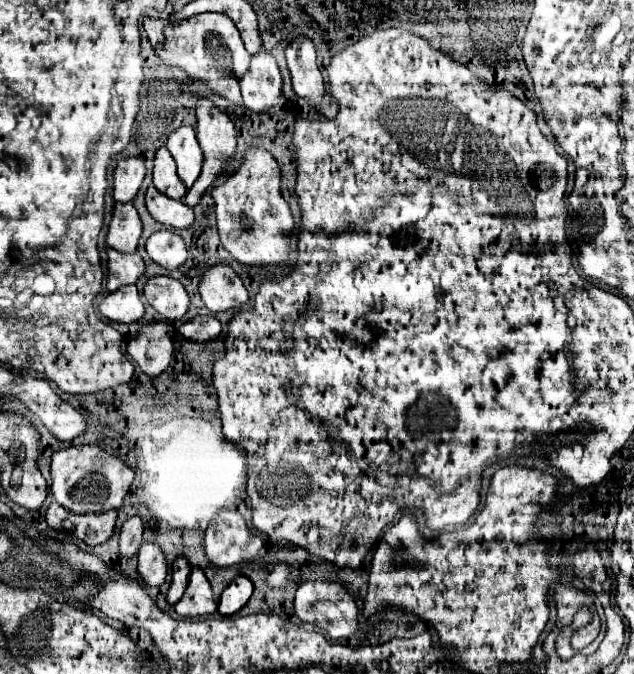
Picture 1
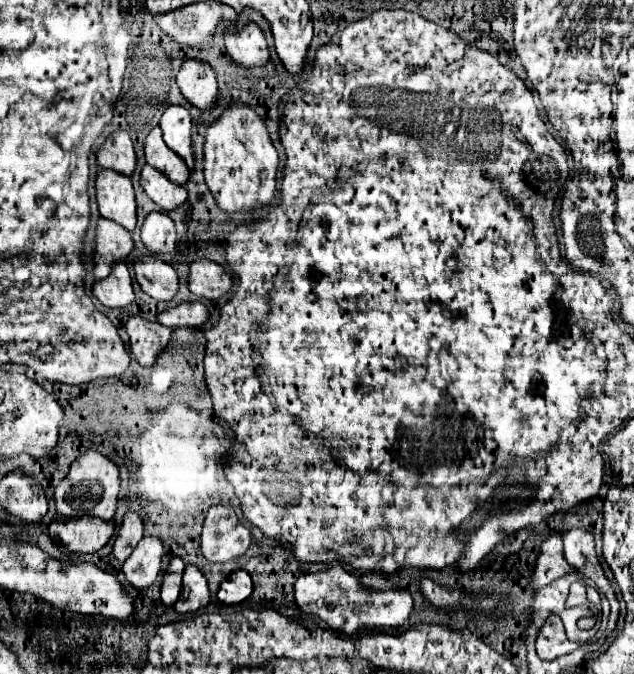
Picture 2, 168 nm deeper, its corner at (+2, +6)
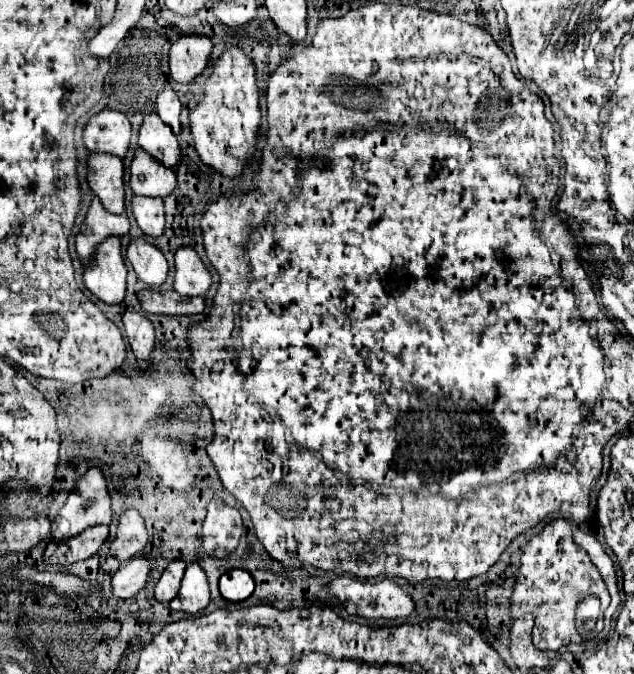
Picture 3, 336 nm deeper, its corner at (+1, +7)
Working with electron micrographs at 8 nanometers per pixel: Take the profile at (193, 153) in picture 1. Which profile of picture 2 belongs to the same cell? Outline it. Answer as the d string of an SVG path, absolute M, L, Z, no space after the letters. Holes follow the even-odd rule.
M170 105L164 115L162 115L162 125L160 125L162 133L164 133L164 141L166 145L178 153L186 165L192 169L194 167L194 155L192 155L192 123L190 123L190 113L188 109L180 107L180 105Z

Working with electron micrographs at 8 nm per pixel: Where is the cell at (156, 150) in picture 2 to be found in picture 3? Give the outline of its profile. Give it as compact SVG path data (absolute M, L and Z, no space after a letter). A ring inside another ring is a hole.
M153 112L143 120L139 146L157 162L167 168L177 168L181 164L181 148L169 126Z

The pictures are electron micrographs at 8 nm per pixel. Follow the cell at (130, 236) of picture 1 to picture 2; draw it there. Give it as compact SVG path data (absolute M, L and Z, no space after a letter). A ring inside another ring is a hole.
M100 169L96 175L96 201L102 217L132 231L136 227L136 201L128 175Z

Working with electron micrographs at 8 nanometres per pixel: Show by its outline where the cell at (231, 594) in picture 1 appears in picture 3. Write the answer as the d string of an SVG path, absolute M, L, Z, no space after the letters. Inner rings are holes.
M241 568L225 572L219 580L219 592L229 602L241 602L241 600L249 598L253 588L255 588L253 576Z

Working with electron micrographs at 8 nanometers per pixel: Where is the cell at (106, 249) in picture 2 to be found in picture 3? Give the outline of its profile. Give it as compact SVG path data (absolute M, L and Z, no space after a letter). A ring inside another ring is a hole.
M93 198L87 218L81 224L79 234L75 236L75 246L77 246L77 254L83 262L85 268L89 268L93 262L93 256L97 254L97 248L103 240L107 240L109 236L125 236L129 234L129 220L127 216L113 216L111 212L105 212L103 204Z

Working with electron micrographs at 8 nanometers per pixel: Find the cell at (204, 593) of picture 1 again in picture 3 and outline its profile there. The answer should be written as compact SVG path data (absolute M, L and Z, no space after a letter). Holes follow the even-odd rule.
M187 564L187 570L181 582L181 590L169 606L171 610L197 614L205 610L207 604L209 604L209 586L207 586L205 572L199 564Z

